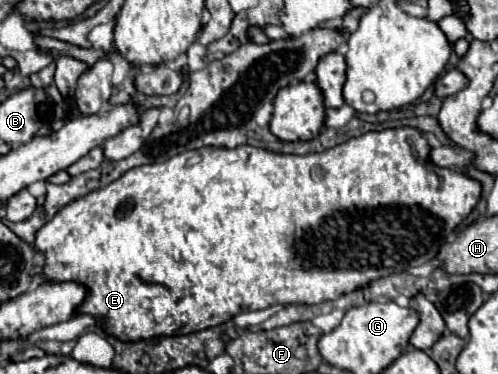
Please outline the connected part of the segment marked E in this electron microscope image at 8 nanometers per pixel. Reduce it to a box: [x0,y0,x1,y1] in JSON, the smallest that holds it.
[35,127,481,341]

